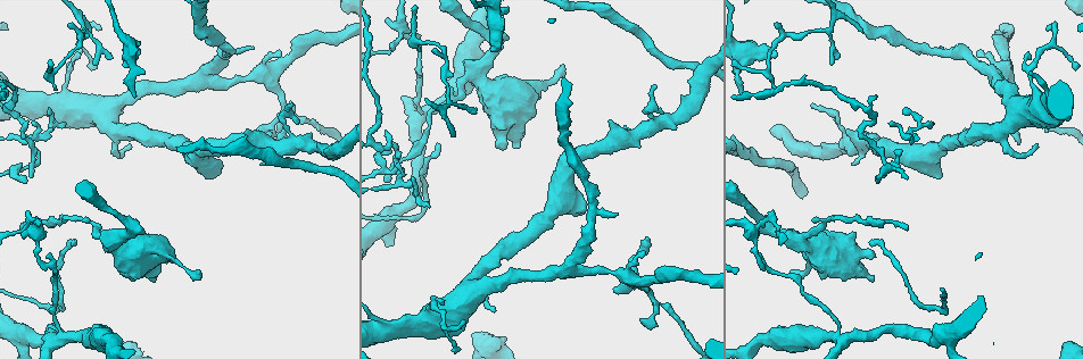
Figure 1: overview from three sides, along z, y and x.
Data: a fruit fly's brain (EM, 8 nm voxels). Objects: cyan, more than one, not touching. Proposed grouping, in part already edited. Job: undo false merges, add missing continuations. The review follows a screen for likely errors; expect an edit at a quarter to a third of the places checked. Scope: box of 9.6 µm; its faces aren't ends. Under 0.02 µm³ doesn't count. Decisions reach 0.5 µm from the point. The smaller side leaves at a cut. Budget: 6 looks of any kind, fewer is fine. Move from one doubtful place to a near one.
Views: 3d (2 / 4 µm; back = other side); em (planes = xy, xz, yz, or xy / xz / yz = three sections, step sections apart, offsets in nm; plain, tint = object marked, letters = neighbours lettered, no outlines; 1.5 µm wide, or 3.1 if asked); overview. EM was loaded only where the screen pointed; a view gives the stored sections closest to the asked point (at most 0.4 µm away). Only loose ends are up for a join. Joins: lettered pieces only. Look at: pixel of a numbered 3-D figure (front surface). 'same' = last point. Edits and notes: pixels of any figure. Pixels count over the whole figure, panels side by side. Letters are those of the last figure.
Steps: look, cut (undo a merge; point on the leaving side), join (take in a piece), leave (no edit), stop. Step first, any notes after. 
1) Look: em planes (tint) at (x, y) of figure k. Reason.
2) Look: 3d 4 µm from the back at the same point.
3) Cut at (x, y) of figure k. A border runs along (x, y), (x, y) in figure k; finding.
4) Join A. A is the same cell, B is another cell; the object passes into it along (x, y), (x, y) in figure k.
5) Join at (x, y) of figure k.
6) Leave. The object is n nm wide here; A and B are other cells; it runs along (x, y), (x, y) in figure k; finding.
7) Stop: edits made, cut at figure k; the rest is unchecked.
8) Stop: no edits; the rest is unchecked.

Look: 3d 2 µm from the back at (495, 51) of figure 1. Branch stops here.

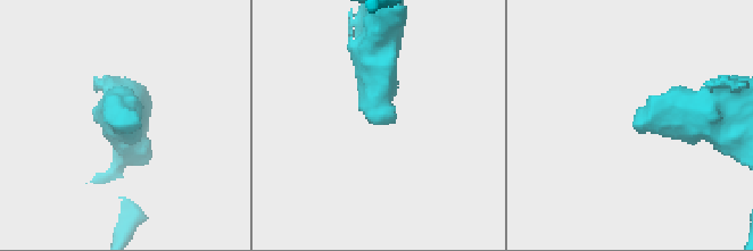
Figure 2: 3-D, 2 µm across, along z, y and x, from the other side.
Look: em yz step 8 (letters) at (384, 122) of figure 2.

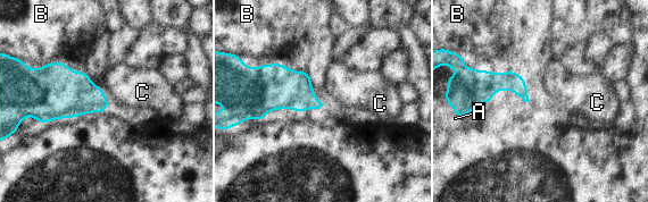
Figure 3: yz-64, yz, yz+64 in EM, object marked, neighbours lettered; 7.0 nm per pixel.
Leave. The longest contact is with B, 400 nm; A, B and C are other cells; a border runs along (307, 72), (313, 93), (324, 104) in figure 3; no lettered piece goes on from it.

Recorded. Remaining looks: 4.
Look: em planes (plain) at (56, 90) of figure 1. Tapers out.

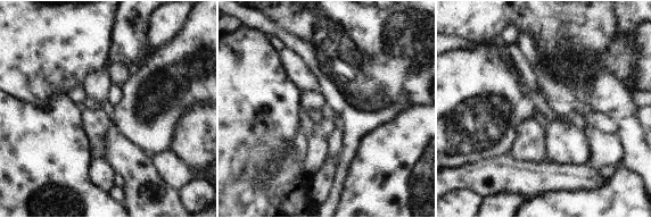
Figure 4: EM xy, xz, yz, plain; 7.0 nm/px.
Look: em planes (letters) at the same point.

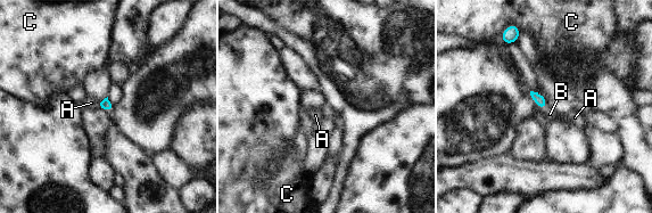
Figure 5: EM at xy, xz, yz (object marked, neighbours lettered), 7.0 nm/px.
Join B. The longest contact is with B, 40 nm; B is the same cell, A and C are other cells; the object passes into it along (539, 99), (544, 108), (552, 115) in figure 5; it goes on there.

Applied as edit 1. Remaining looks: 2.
Stop: edits made, join at figure 5; the rest is unchecked.

